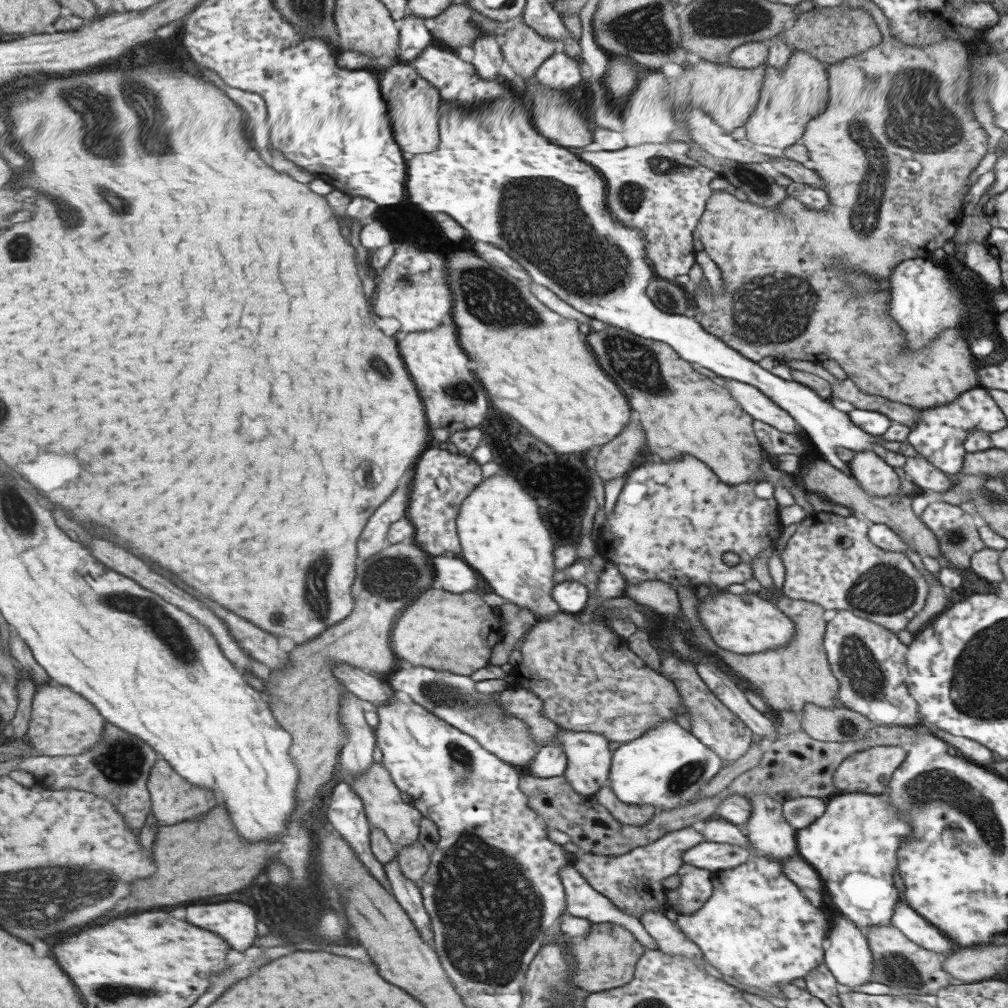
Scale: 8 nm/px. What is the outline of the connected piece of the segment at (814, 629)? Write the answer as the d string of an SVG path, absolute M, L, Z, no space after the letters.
M680 586L677 594L677 602L682 610L682 615L692 624L693 638L692 646L697 650L705 653L713 652L719 658L722 658L725 664L737 672L741 678L745 678L749 684L753 684L753 688L757 690L757 694L763 698L763 702L770 708L772 712L793 712L798 717L801 715L802 707L808 704L815 704L819 707L833 707L833 698L839 697L840 681L831 671L828 664L827 652L824 648L824 635L828 622L823 619L823 611L821 604L809 602L807 600L793 600L783 594L779 596L776 605L783 610L795 624L796 632L791 642L785 644L784 647L775 648L757 652L755 654L735 654L715 645L713 639L707 633L706 628L699 623L697 618L696 605L697 600L690 587Z

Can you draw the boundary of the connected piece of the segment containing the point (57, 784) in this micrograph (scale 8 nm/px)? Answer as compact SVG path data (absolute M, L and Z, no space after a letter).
M106 723L103 738L103 743L86 754L20 758L17 769L33 774L36 782L43 782L50 790L72 788L107 798L115 804L115 810L123 814L127 826L139 831L146 825L149 814L152 814L153 802L148 782L155 763L162 757L159 757L151 746L115 724Z

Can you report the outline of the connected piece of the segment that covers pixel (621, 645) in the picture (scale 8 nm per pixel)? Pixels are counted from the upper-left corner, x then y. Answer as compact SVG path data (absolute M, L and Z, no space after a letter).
M557 612L547 621L537 619L523 635L519 648L521 664L508 675L507 689L521 687L533 692L541 700L541 713L561 729L594 732L610 742L627 743L639 738L649 728L659 726L663 720L674 720L677 714L688 718L676 685L653 671L635 655L627 647L627 639L616 636L599 618L595 620L591 624L579 624L578 614L565 612Z

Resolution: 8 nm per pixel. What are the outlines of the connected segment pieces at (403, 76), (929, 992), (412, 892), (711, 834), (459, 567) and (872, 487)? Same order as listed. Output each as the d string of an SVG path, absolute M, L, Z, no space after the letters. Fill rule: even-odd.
M398 64L386 68L381 74L381 92L389 100L389 112L393 112L393 128L397 128L397 144L405 152L405 160L413 154L424 156L433 152L440 140L437 111L441 103L439 89L421 77L409 64Z
M877 925L865 930L866 941L873 959L873 981L895 988L899 994L931 998L941 988L949 985L951 975L941 970L941 958L937 952L921 948L891 925Z
M393 856L391 862L382 866L391 894L400 903L401 908L405 910L417 928L421 928L421 932L425 930L425 926L430 923L427 911L425 910L421 898L421 890L415 882L411 882L403 878L399 873L397 866L397 856Z
M719 817L708 818L703 822L691 824L690 826L696 828L697 832L704 837L704 841L731 843L751 850L751 842L749 842L749 838L742 828Z
M445 554L433 558L433 588L447 590L453 594L461 594L473 590L477 586L477 575L475 571L458 556ZM449 556L449 558L443 558Z
M871 449L856 452L846 466L847 474L853 476L867 494L877 498L902 494L897 473L883 461L881 453Z

